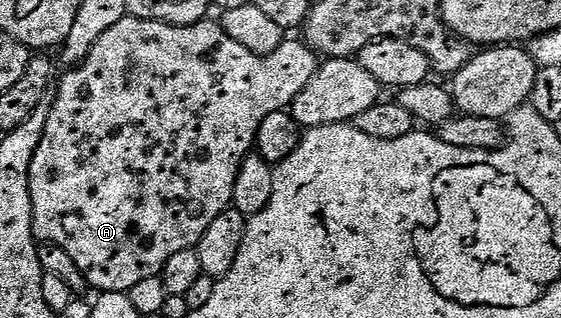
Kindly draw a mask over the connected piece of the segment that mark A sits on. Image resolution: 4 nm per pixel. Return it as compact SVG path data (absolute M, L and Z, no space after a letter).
M123 17L114 27L110 27L110 31L106 31L106 35L102 35L102 39L98 39L98 43L94 43L84 62L69 68L65 72L68 74L64 78L61 76L55 86L56 101L51 102L52 110L46 121L42 143L38 143L38 151L34 151L34 159L30 163L28 186L32 200L32 234L37 242L57 245L62 247L62 251L67 251L70 259L78 263L78 271L82 271L89 286L100 293L127 293L137 283L142 283L142 279L159 277L173 255L178 255L178 251L195 249L202 235L206 235L206 227L210 227L222 211L230 208L238 171L253 152L262 123L270 115L285 112L302 87L314 79L321 64L316 52L300 39L285 39L278 51L259 57L254 51L246 51L242 43L230 39L224 28L212 19L205 19L197 25L167 25L137 17Z

